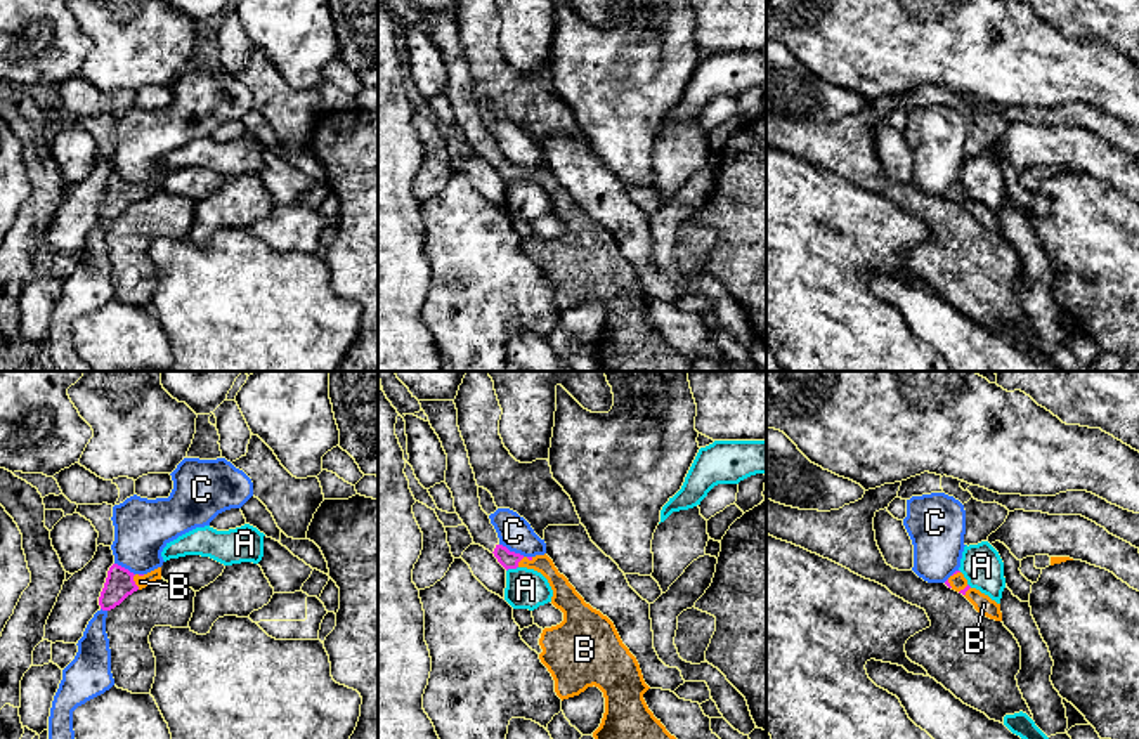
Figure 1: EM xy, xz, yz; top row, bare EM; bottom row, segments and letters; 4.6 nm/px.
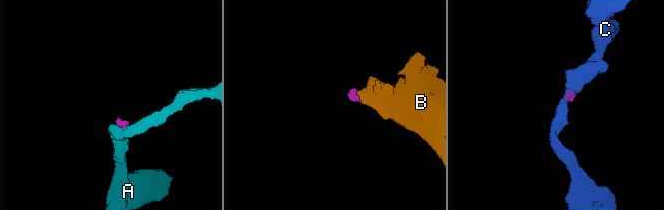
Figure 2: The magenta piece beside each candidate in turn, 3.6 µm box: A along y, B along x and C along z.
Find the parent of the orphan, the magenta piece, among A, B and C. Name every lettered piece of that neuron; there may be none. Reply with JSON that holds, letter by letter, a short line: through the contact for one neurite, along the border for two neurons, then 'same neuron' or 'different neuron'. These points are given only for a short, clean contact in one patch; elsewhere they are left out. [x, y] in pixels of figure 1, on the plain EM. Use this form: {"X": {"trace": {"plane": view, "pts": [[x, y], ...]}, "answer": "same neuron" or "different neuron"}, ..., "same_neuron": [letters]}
{"A": {"trace": {"plane": "xz", "pts": [[517, 177], [507, 183]]}, "answer": "different neuron"}, "B": {"trace": {"plane": "xy", "pts": [[120, 195], [134, 193], [141, 193]]}, "answer": "same neuron"}, "C": {"trace": {"plane": "xz", "pts": [[500, 155], [524, 167]]}, "answer": "different neuron"}, "same_neuron": ["B"]}

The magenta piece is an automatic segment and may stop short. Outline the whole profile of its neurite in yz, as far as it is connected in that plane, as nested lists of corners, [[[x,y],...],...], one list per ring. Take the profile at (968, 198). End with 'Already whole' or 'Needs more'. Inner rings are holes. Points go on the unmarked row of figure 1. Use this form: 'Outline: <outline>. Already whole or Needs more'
Outline: [[[955,182],[947,193],[945,196],[959,205],[962,205],[978,224],[981,224],[983,227],[995,231],[995,232],[1002,232],[1002,224],[1000,224],[1000,215],[997,215],[995,212],[992,212],[988,206],[981,205],[976,199],[971,199],[967,196],[967,191],[964,189],[964,186],[960,182]]]. Needs more

